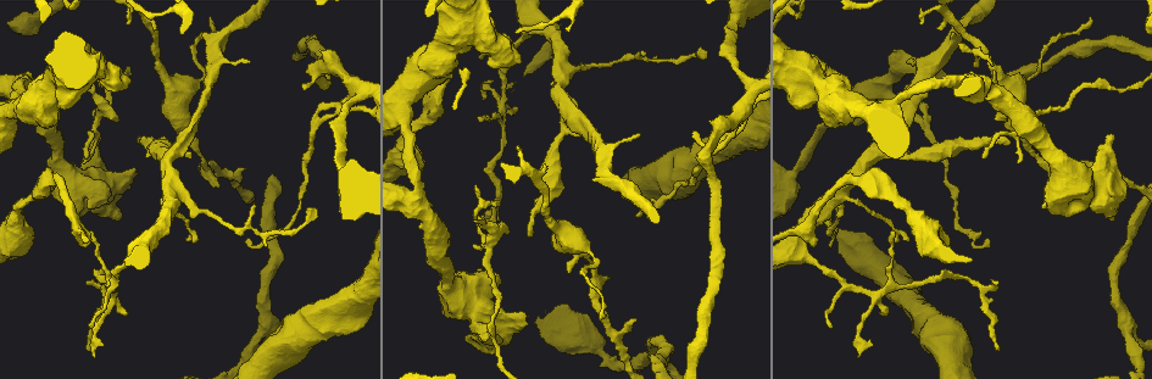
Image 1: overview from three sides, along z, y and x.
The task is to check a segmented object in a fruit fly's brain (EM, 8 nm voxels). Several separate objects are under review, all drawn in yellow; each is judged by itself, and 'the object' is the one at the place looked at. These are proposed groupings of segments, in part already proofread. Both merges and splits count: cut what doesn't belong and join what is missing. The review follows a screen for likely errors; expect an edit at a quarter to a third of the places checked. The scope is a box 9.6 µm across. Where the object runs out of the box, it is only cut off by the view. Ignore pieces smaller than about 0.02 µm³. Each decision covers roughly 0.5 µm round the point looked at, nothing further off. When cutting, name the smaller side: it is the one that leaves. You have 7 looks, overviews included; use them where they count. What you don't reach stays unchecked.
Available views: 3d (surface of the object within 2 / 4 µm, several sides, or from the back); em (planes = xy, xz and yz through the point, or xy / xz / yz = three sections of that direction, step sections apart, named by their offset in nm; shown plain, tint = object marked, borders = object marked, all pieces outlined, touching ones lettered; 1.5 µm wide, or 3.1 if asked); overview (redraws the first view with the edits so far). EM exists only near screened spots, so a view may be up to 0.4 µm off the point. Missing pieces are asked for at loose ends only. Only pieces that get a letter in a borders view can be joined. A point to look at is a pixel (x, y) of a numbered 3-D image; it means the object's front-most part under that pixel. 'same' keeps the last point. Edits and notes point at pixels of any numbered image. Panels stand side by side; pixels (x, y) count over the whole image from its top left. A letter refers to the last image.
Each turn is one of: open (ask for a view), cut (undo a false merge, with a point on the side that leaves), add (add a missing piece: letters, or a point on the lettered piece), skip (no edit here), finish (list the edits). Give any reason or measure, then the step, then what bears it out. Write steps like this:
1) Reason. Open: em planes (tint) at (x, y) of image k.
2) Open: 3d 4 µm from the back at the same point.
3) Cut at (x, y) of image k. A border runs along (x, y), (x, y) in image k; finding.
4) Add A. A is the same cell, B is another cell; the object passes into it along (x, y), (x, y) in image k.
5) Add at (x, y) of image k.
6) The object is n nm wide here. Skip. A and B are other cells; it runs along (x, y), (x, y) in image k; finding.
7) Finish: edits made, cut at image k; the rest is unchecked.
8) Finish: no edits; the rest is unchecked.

An open end. Open: em planes (borders) at (997, 350) of image 1.

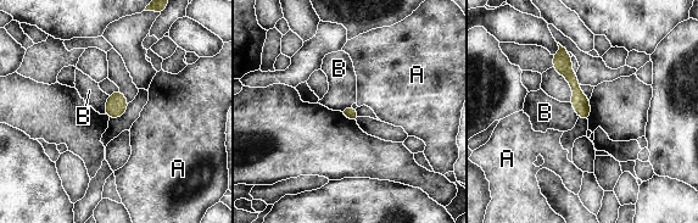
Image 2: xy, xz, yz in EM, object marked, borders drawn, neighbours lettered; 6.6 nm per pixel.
Skip. A and B are other cells; a border runs along (109, 95), (105, 102), (105, 113) in image 2; no lettered piece goes on from it.

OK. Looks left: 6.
Branch stops here. Open: em xz step 8 (plain) at (85, 245) of image 1.

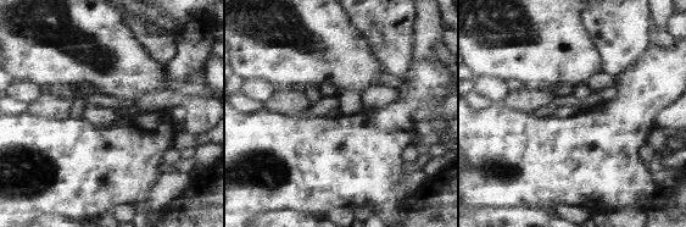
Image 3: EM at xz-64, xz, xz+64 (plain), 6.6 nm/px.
Open: em xz step 8 (borders) at the same point.

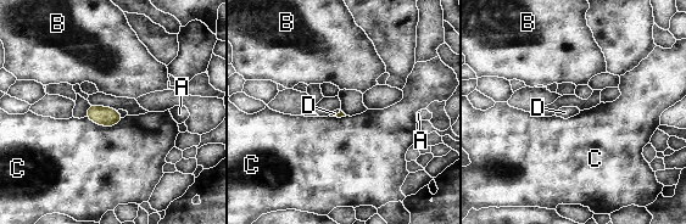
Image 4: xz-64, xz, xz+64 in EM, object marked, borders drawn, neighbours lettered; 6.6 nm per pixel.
The longest contact is with C, 260 nm. Skip. A, B, C and D are other cells; none of them fits.

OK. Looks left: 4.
Thick turns thin. Open: 3d 4 µm at (17, 95) of image 1.

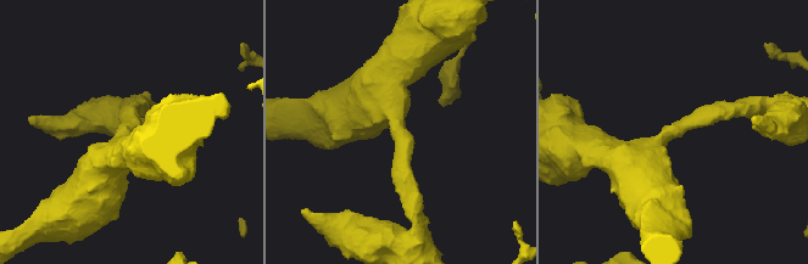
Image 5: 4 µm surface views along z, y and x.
The arms are 220, 480 nm wide. Open: em yz step 8 (tint) at (123, 132) of image 5.

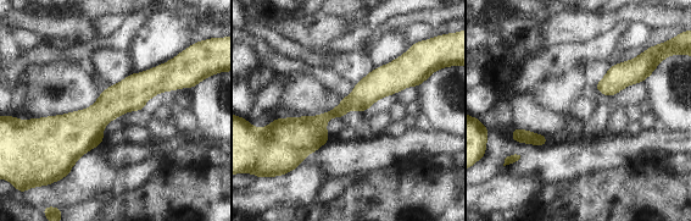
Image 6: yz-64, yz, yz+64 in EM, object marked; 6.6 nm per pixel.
Cut it another way. Open: em planes (borders) at the same point.

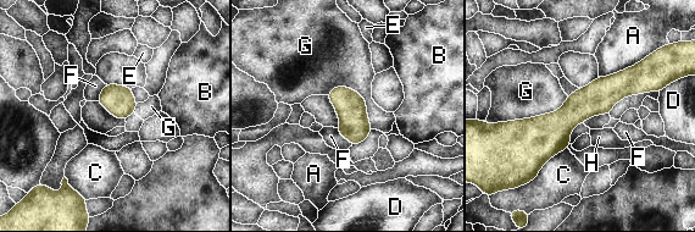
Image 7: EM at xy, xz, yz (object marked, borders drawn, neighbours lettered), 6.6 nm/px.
The longest contact is with A, 420 nm. Skip. A, B, C, D, E, F, G and H are other cells; a border runs along (337, 128), (351, 145) in image 7; continuous, no second neuron.

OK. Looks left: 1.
Finish: no edits; the rest is unchecked.

